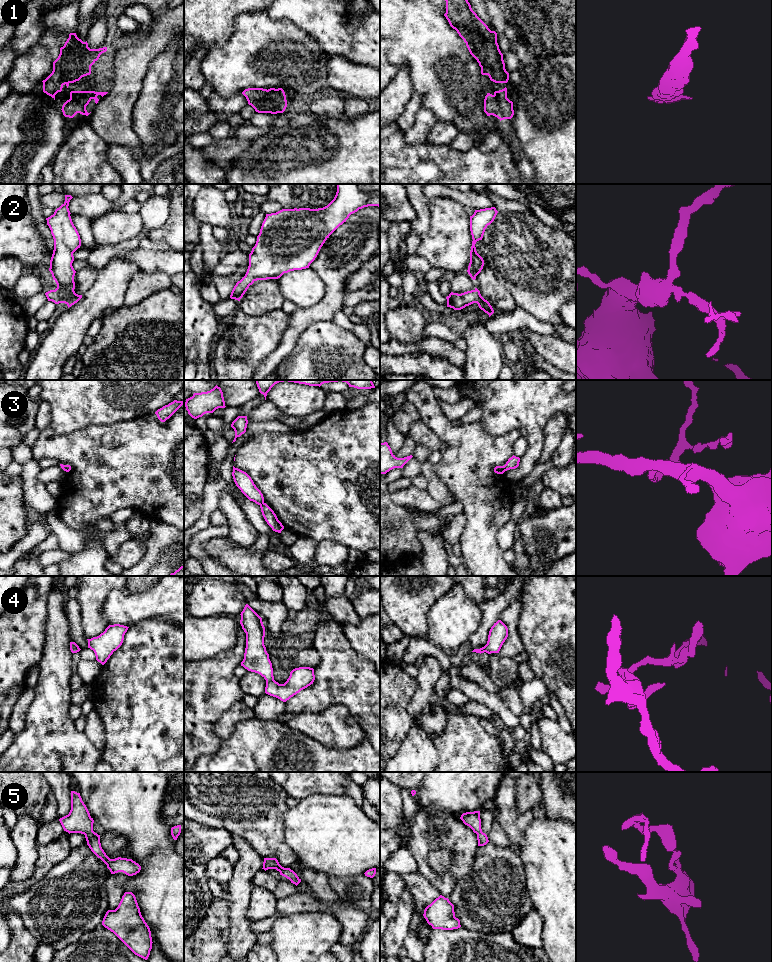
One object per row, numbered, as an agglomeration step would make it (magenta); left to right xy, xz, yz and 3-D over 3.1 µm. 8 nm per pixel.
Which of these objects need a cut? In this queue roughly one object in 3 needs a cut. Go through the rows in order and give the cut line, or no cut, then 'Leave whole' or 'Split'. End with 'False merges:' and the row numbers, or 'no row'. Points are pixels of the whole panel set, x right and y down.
1: No split. Leave whole
2: No split. Leave whole
3: Split along yz (502, 466), (505, 470). Split
4: No split. Leave whole
5: No split. Leave whole
False merges: 3

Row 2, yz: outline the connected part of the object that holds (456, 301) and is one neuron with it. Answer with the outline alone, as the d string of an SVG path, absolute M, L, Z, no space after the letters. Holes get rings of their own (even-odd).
M477 288L461 294L451 292L446 299L447 307L453 308L454 310L461 310L466 306L477 303L479 308L487 313L489 317L494 313L490 303L481 296Z

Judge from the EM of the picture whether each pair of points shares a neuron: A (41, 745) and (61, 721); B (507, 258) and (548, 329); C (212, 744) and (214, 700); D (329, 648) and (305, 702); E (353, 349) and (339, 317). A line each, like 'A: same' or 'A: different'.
A: same
B: different
C: same
D: same
E: different

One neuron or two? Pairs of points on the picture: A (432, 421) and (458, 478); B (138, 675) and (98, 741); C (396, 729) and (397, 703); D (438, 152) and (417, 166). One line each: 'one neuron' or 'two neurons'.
A: one neuron
B: two neurons
C: one neuron
D: one neuron

